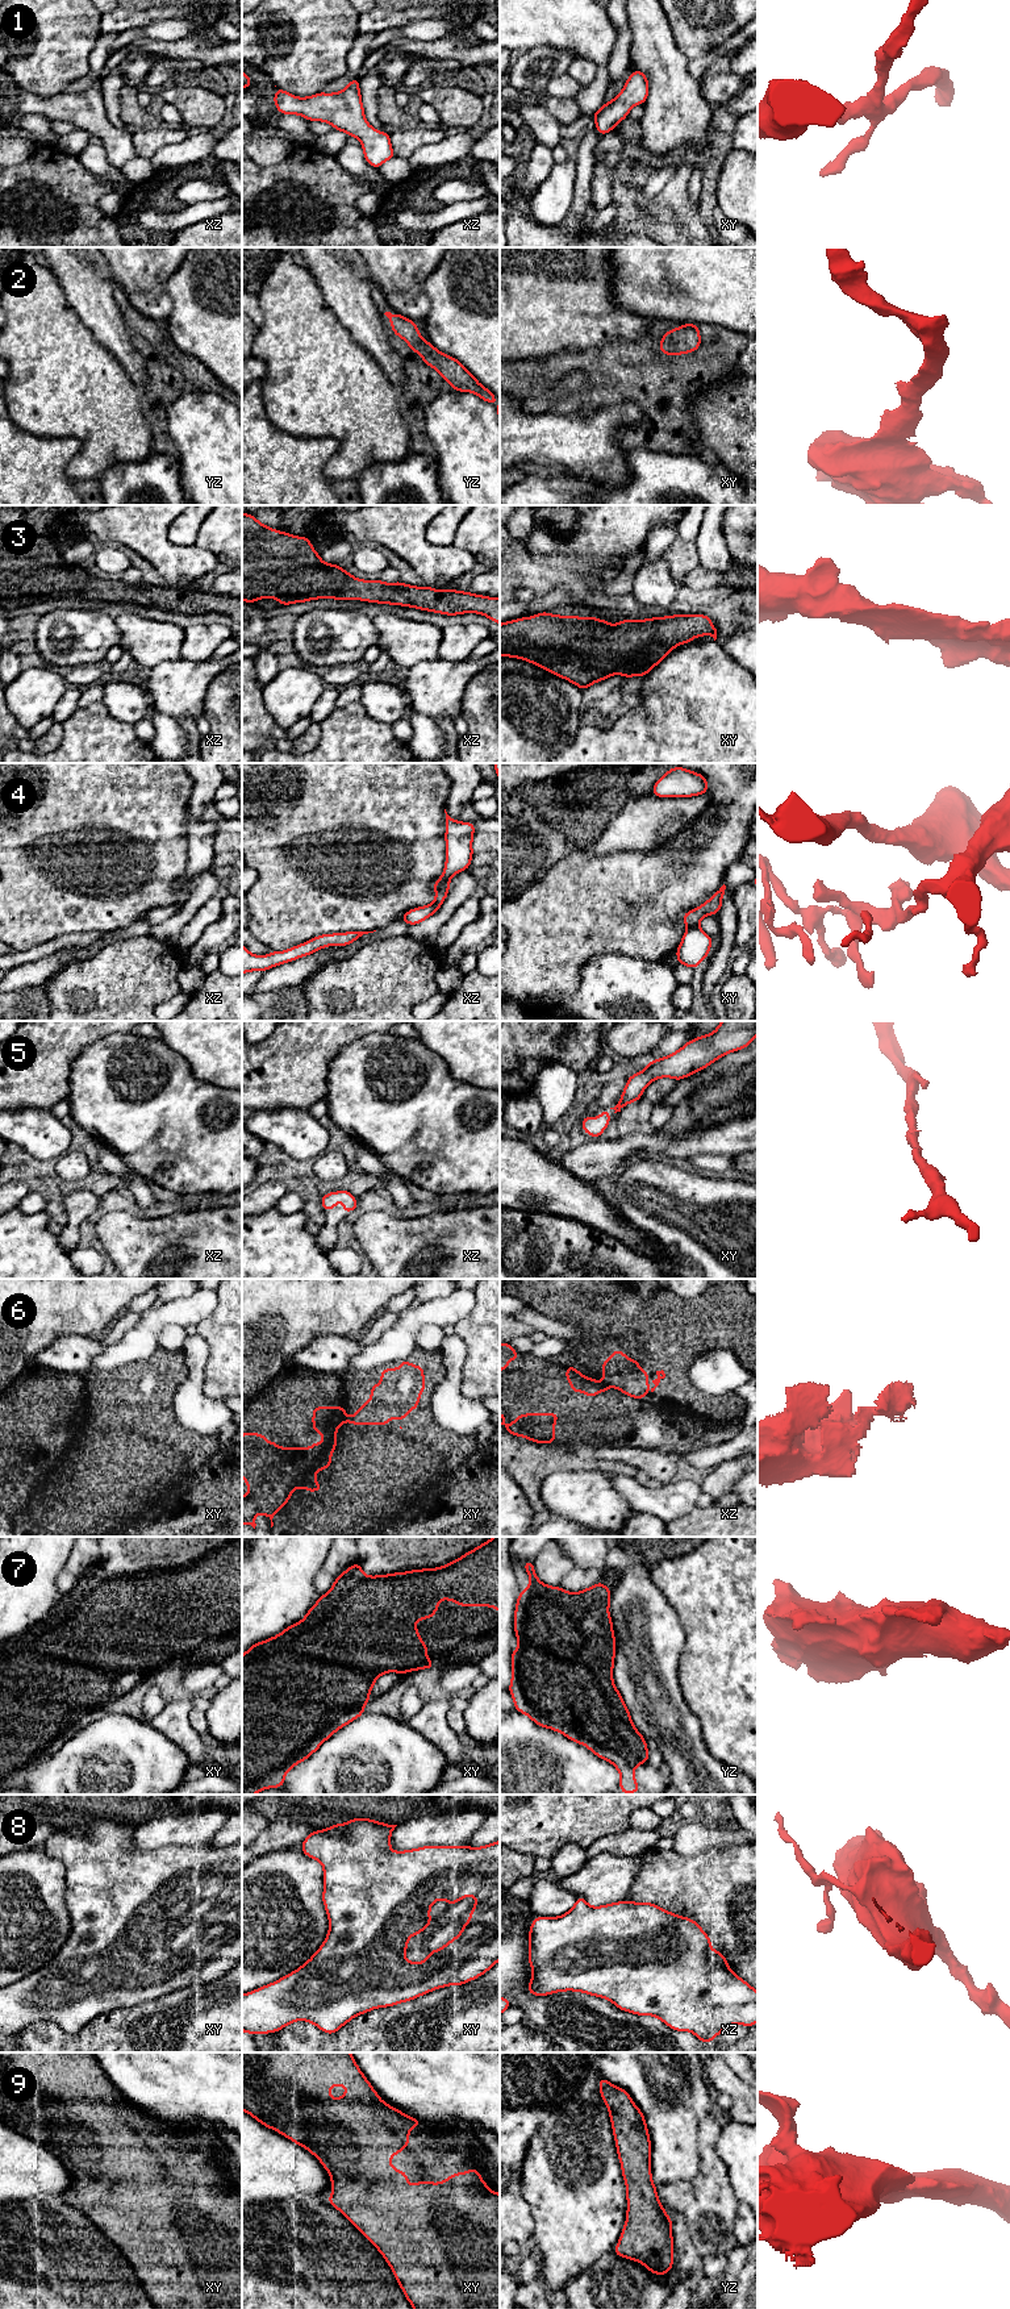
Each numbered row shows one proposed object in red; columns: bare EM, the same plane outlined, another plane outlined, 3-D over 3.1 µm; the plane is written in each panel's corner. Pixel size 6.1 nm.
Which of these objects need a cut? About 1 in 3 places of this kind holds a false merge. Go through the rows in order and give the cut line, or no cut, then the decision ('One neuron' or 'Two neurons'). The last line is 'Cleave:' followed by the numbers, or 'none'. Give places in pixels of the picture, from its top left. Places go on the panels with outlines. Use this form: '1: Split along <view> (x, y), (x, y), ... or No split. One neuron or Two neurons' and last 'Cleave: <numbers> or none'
1: No split. One neuron
2: No split. One neuron
3: No split. One neuron
4: No split. One neuron
5: No split. One neuron
6: Split along xz (602, 1380), (609, 1386). Two neurons
7: No split. One neuron
8: No split. One neuron
9: No split. One neuron
Cleave: 6

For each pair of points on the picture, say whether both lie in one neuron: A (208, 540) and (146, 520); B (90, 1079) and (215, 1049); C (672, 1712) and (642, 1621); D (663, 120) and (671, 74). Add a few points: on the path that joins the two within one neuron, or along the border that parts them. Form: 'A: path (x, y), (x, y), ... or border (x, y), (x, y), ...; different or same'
A: border (195, 544), (207, 549), (218, 562); different
B: border (161, 1040), (201, 1080); different
C: path (651, 1689), (647, 1680), (647, 1643); same
D: path (671, 108), (671, 86); same

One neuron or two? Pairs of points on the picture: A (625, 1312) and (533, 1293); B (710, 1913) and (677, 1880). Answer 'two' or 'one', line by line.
A: one
B: one

